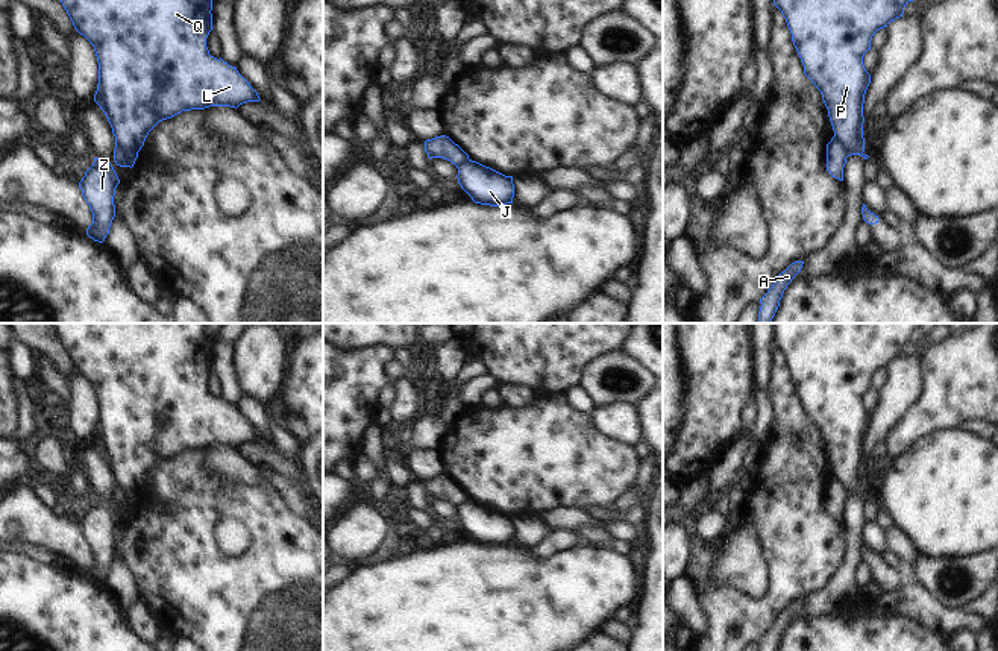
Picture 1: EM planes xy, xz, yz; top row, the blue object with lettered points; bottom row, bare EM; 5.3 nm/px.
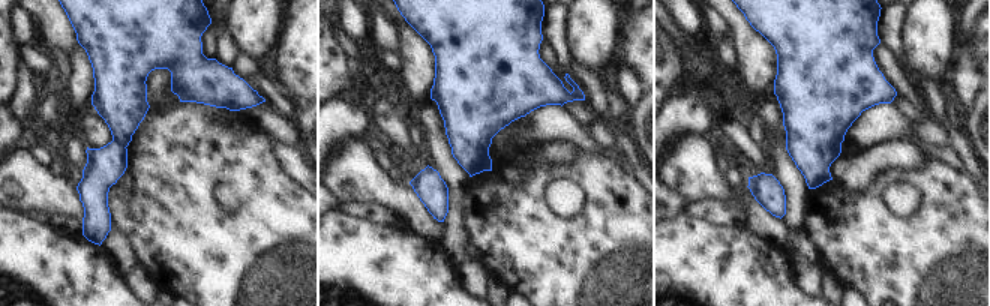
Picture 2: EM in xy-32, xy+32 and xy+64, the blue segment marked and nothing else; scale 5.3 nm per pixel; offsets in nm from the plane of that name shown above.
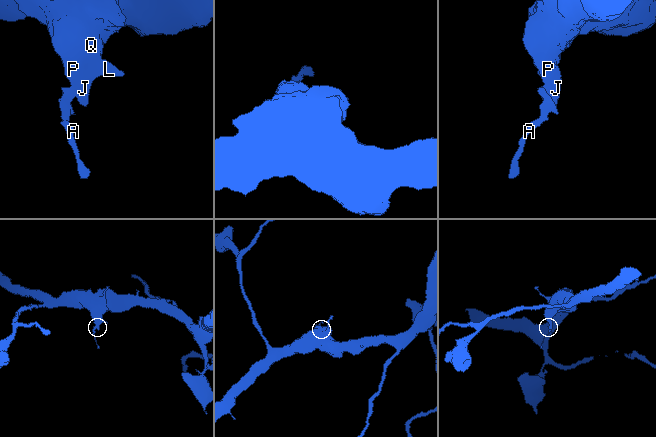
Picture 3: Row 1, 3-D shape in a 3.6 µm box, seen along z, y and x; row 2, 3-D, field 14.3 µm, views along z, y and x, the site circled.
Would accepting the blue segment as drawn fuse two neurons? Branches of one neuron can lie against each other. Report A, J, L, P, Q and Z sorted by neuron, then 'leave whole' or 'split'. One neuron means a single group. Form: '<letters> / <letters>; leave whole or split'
A Z / J L P Q; split

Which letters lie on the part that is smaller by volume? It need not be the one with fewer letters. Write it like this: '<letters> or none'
A, Z

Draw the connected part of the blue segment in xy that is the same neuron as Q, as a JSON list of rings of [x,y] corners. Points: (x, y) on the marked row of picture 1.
[[[61,0],[74,29],[94,47],[99,62],[99,83],[94,102],[105,112],[115,146],[124,150],[132,168],[149,132],[162,120],[182,111],[209,106],[238,108],[259,102],[258,93],[221,58],[209,55],[206,38],[212,30],[212,0]]]

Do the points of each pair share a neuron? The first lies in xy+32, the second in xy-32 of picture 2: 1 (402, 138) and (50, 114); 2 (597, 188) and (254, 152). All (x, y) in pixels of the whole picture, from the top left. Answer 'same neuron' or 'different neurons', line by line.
1: same neuron
2: same neuron

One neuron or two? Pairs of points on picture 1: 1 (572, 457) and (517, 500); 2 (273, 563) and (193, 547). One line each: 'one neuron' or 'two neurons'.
1: one neuron
2: one neuron

